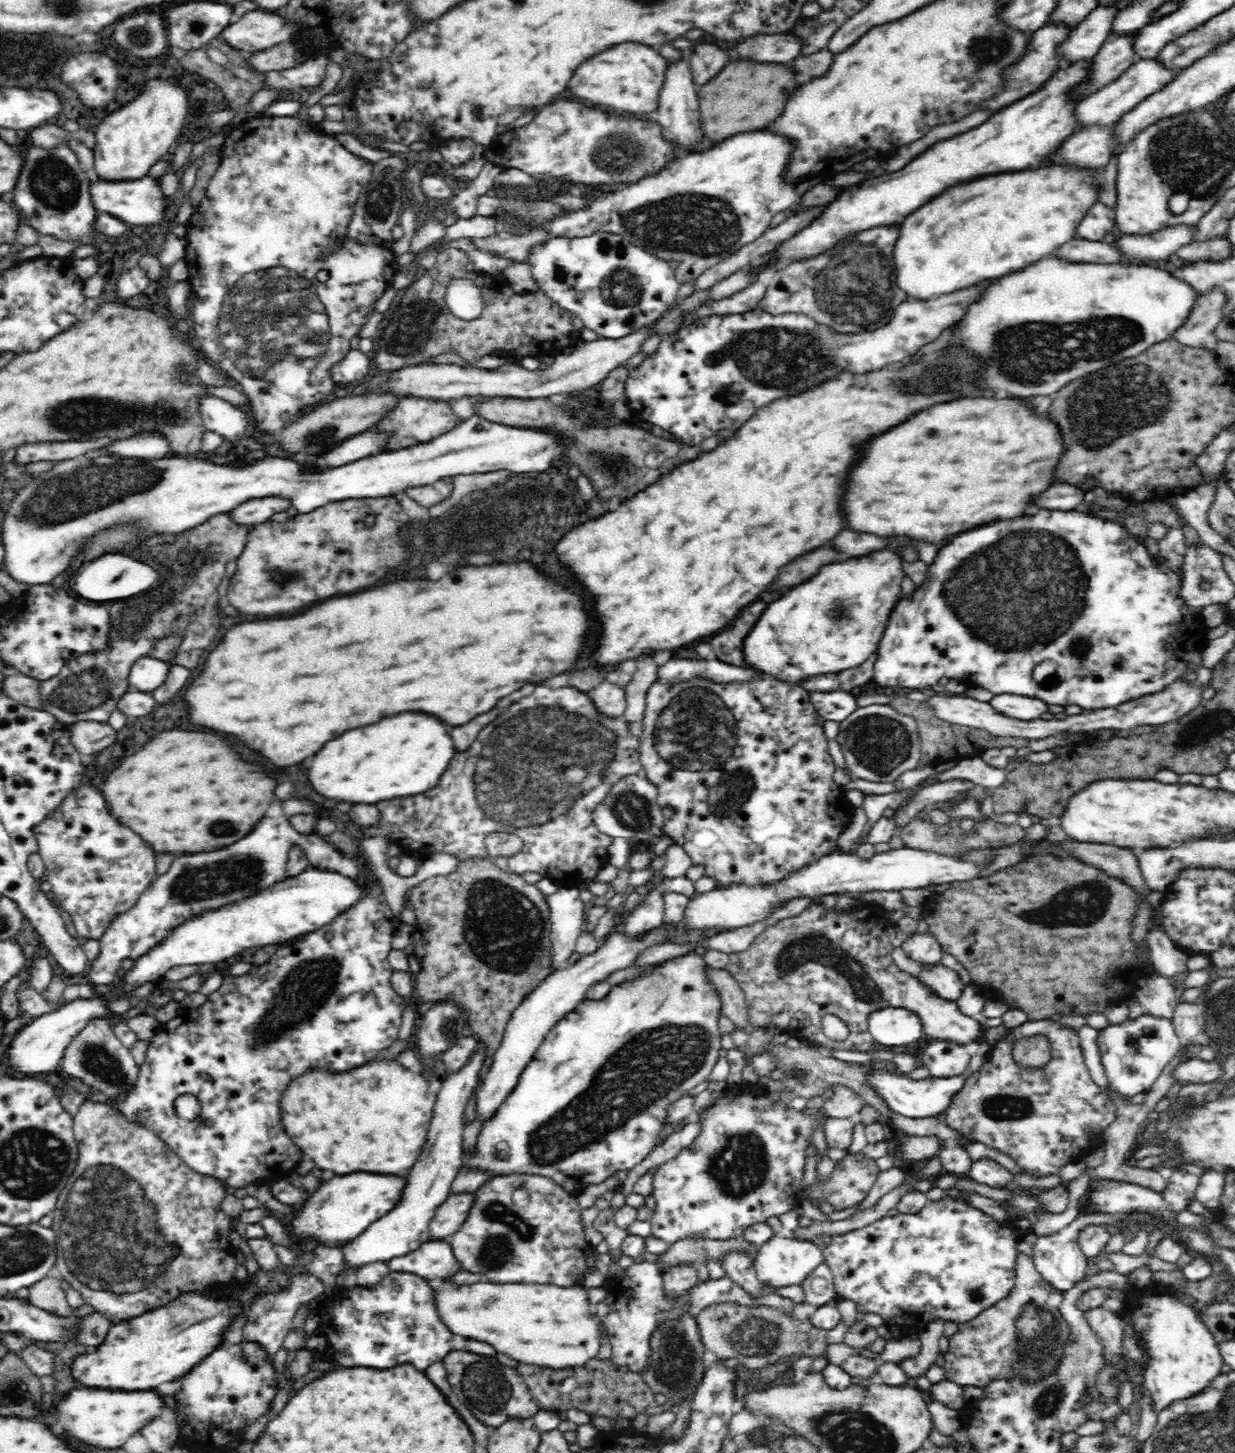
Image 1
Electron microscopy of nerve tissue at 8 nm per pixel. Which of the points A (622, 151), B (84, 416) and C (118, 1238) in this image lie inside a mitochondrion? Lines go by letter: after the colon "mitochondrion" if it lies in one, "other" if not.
A: mitochondrion
B: mitochondrion
C: mitochondrion

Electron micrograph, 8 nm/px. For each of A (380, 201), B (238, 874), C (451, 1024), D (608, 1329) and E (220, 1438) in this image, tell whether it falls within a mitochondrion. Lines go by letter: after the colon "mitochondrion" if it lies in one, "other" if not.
A: mitochondrion
B: mitochondrion
C: mitochondrion
D: other
E: other

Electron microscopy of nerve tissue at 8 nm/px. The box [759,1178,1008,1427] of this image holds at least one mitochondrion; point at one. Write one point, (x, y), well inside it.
(974, 1293)

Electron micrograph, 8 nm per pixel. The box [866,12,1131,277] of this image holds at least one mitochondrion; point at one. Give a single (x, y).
(984, 50)

